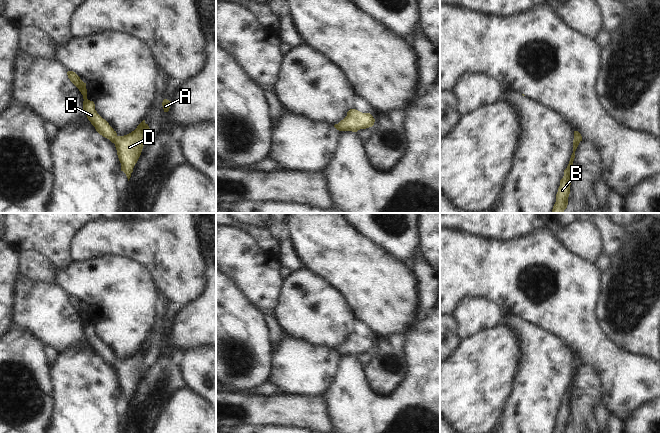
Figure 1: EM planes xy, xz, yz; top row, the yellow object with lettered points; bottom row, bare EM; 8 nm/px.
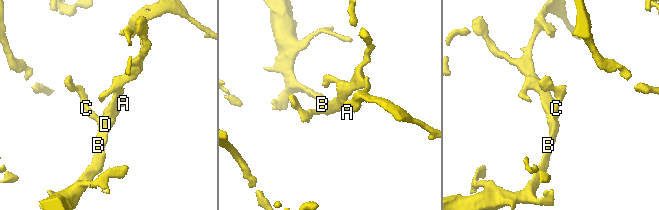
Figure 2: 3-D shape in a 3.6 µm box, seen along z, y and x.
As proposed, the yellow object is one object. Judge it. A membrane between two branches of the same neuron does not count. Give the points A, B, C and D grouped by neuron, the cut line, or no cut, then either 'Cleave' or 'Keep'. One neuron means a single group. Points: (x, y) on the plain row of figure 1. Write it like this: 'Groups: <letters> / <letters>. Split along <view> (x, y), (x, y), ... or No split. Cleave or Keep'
Groups: A B C D. No split. Keep.

